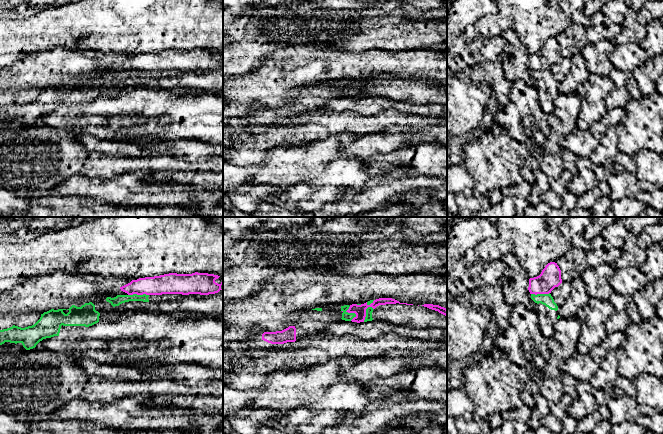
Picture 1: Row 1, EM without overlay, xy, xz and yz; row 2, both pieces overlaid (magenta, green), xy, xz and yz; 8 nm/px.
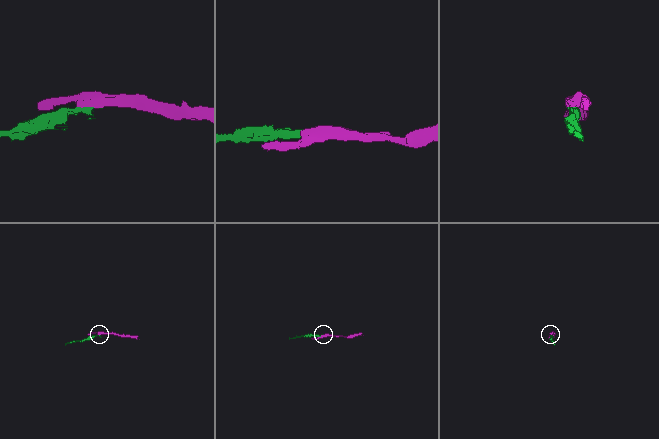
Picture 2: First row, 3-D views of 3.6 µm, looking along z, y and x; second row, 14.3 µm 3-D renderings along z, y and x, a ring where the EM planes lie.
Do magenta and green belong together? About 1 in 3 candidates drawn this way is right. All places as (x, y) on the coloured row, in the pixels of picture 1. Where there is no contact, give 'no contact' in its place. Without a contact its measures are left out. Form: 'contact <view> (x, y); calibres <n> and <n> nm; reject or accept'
contact xz (365, 311); calibres 100 and 60 nm; reject

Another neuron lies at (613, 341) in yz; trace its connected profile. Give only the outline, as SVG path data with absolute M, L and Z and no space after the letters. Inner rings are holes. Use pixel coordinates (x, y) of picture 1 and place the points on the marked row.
M622 332L609 333L604 342L608 350L615 350L619 348L626 341L626 336Z

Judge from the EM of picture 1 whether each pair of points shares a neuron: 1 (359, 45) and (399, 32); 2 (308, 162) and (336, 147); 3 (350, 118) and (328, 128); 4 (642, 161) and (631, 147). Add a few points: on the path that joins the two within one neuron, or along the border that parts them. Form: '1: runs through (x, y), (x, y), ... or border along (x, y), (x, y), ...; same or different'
1: runs through (369, 37), (374, 33), (389, 33); same
2: runs through (315, 155), (319, 151), (329, 149); same
3: runs through (345, 121), (333, 123); same
4: border along (652, 150), (641, 149), (632, 156); different

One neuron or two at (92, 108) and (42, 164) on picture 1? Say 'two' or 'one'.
two

